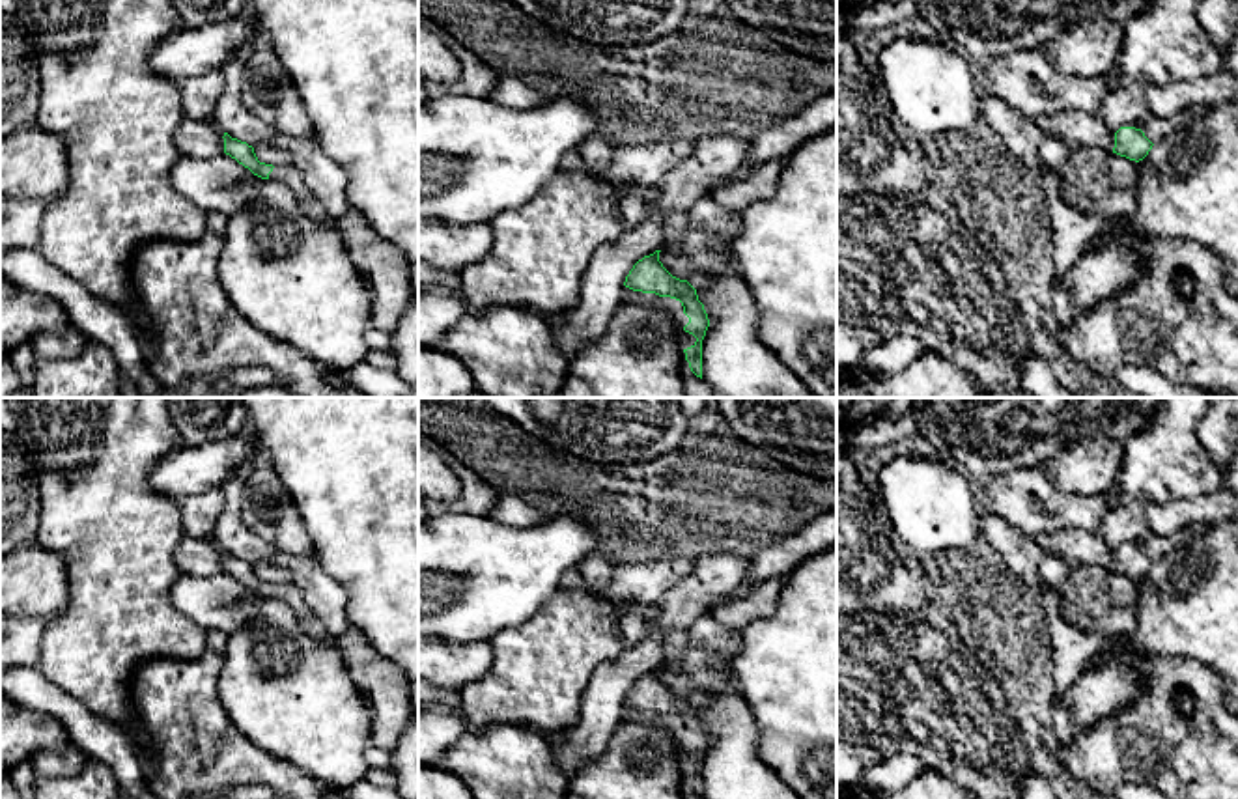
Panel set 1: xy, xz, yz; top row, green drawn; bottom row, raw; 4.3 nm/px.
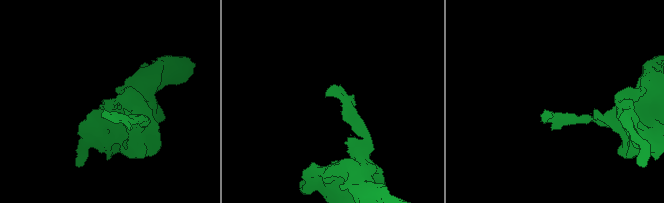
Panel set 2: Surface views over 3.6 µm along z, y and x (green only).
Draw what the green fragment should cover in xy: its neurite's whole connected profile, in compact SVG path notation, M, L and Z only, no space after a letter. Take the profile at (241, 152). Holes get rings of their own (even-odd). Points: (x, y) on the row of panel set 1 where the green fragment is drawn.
M224 133L222 138L226 155L235 159L239 164L248 168L254 175L261 179L280 181L288 185L295 192L299 205L308 218L316 222L331 222L325 205L304 187L302 177L293 164L273 166L260 162L254 147L246 142L232 138L228 133Z

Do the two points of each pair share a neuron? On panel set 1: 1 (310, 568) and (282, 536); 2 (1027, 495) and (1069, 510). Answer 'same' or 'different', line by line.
1: different
2: same

